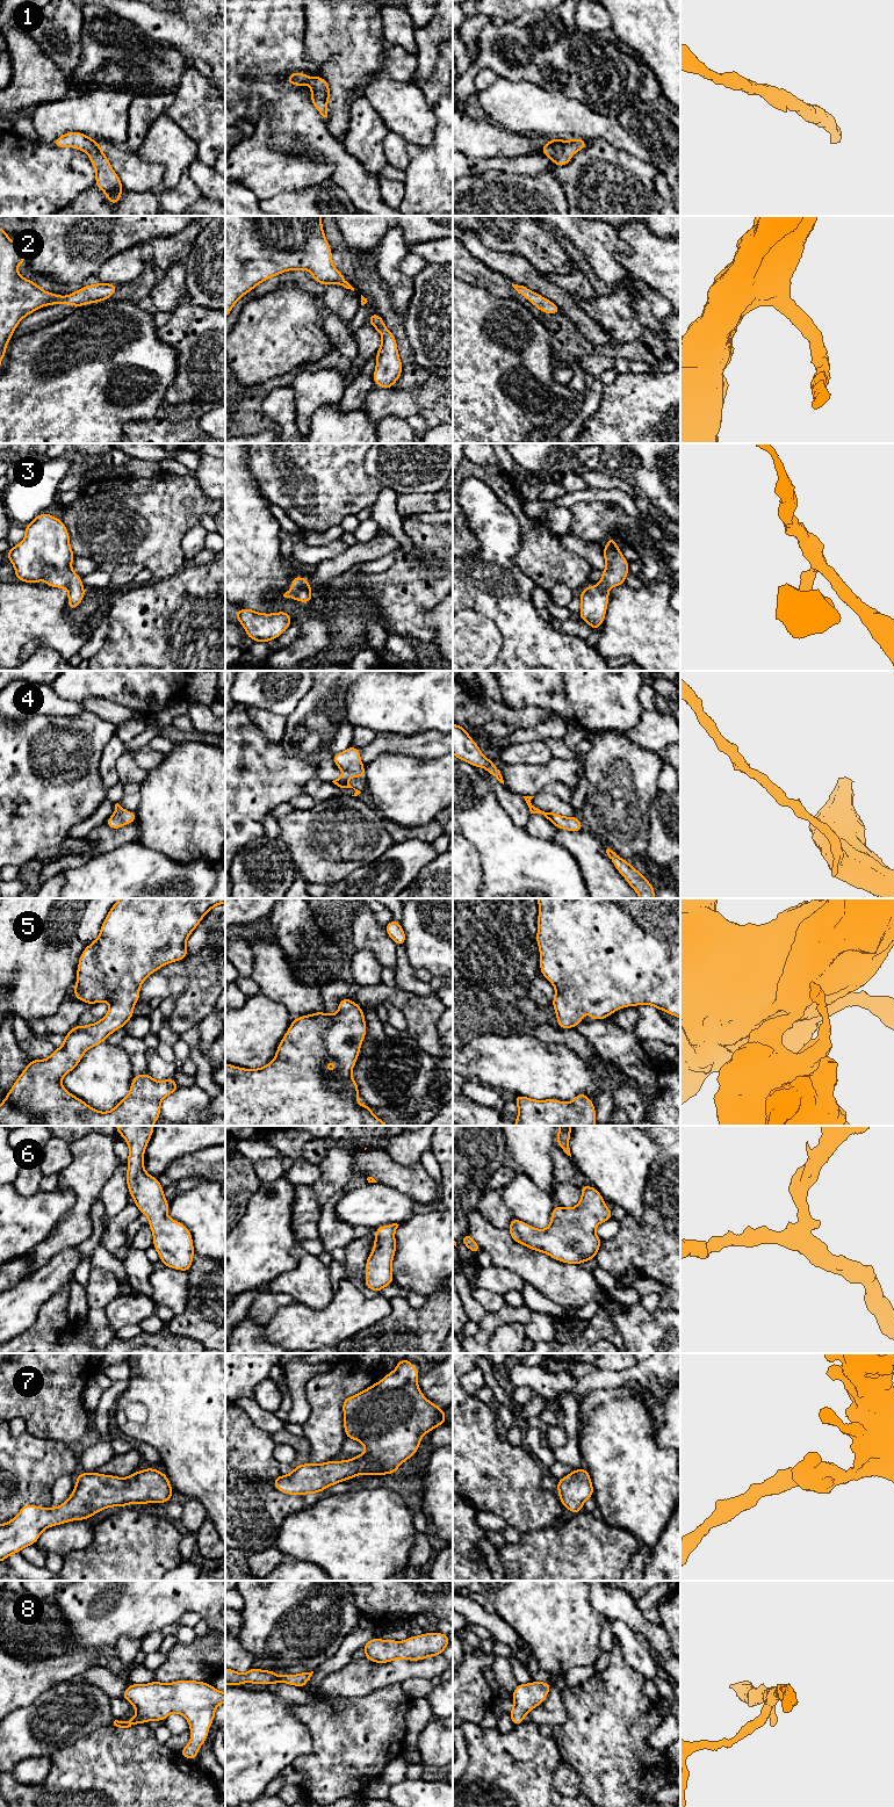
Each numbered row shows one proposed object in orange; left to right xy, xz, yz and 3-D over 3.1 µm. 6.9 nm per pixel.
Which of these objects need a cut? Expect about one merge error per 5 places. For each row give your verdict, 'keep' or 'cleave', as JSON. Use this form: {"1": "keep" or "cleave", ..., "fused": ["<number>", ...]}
{"1": "keep", "2": "keep", "3": "keep", "4": "keep", "5": "keep", "6": "keep", "7": "keep", "8": "keep", "fused": []}

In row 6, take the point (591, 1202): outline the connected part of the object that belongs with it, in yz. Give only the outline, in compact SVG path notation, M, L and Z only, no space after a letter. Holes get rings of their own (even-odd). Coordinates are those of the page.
M582 1185L579 1188L582 1198L576 1207L554 1206L547 1229L534 1228L513 1217L507 1228L512 1239L565 1264L594 1260L603 1243L594 1230L601 1222L611 1220L613 1213L594 1187Z

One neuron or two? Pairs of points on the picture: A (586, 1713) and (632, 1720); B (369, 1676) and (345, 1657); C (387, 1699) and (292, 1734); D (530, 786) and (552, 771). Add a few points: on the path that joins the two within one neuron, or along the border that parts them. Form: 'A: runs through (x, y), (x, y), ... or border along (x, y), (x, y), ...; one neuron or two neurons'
A: runs through (598, 1713), (605, 1713), (611, 1719), (620, 1719); one neuron
B: border along (352, 1659), (341, 1668), (326, 1676); two neurons
C: border along (290, 1707), (310, 1733), (311, 1750), (307, 1755); two neurons
D: runs through (535, 781), (542, 774), (546, 774); one neuron

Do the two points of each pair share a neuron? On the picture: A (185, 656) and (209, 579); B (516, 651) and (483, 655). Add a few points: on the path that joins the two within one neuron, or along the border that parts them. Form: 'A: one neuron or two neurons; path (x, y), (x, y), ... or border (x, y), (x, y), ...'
A: one neuron; path (186, 637), (186, 608), (190, 598)
B: two neurons; border (498, 627), (502, 634), (502, 647), (496, 658)

